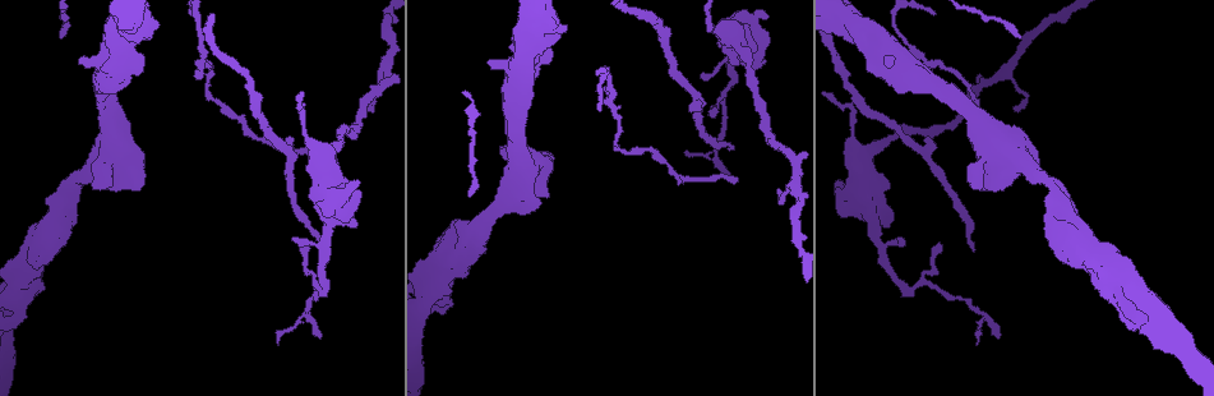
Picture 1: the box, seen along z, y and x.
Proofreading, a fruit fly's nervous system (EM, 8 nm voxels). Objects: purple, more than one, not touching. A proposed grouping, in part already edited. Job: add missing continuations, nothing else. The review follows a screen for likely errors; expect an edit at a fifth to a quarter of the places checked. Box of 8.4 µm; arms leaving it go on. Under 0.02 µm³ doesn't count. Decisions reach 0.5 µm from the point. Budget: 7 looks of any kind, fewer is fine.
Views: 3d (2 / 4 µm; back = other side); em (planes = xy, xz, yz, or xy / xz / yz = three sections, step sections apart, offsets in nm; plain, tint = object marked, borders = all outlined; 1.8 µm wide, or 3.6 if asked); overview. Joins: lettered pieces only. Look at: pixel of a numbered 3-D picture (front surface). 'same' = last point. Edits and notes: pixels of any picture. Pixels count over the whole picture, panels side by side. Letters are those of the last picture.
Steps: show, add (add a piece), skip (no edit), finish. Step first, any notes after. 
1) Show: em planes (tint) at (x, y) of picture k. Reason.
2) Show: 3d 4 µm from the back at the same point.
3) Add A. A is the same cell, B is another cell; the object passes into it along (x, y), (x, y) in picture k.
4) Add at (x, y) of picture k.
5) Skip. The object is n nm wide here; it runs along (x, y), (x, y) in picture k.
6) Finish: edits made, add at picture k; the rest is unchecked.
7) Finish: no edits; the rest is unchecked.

Show: em 3.6 µm xz step 16 (borders) at (1122, 294) of picture 1. Sudden change in width.

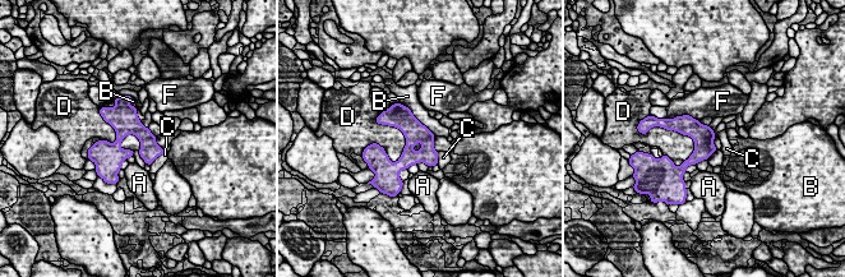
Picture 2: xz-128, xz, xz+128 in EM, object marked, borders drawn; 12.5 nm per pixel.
Skip. The object is 90 nm wide here; A, B, C, D and F are other cells; a border runs along (400, 102), (435, 135) in picture 2; no lettered piece goes on from it.

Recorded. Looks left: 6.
Show: 3d 4 µm at (863, 158) of picture 1. Calibre changes.

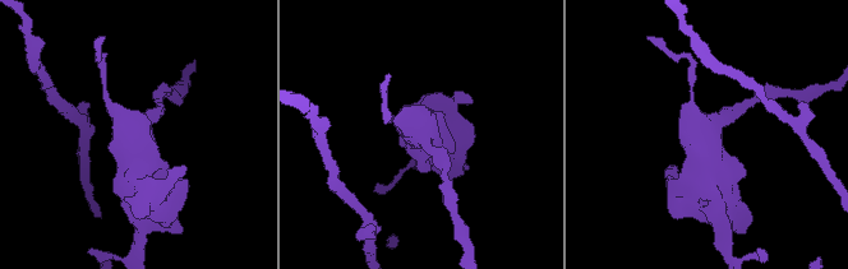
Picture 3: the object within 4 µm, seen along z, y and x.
Show: em 3.6 µm planes (borders) at (422, 133) of picture 3.

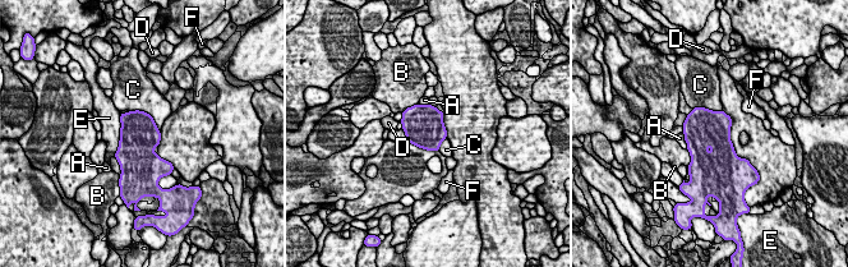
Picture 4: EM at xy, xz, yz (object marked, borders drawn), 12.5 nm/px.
Skip. The object is 500 nm wide here; A, B, C, D, E and F are other cells; a border runs along (129, 110), (146, 111), (158, 130) in picture 4; no lettered piece goes on from it.

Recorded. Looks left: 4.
Show: em xy step 16 (borders) at (201, 61) of picture 1. Arms part here.

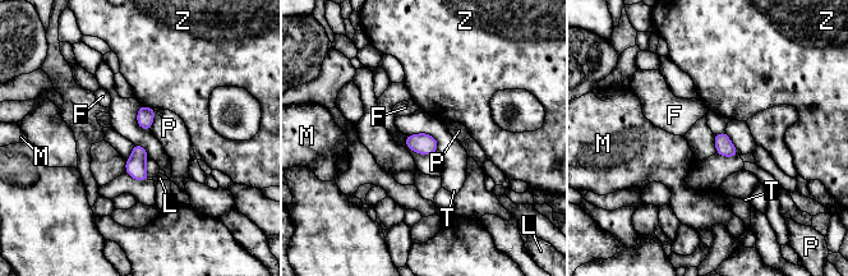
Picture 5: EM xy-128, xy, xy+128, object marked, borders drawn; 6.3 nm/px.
Skip. The object is 100 nm wide here; F, L, M, P, T and Z are other cells; none of them fits.

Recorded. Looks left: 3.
Finish: no edits; the rest is unchecked.

